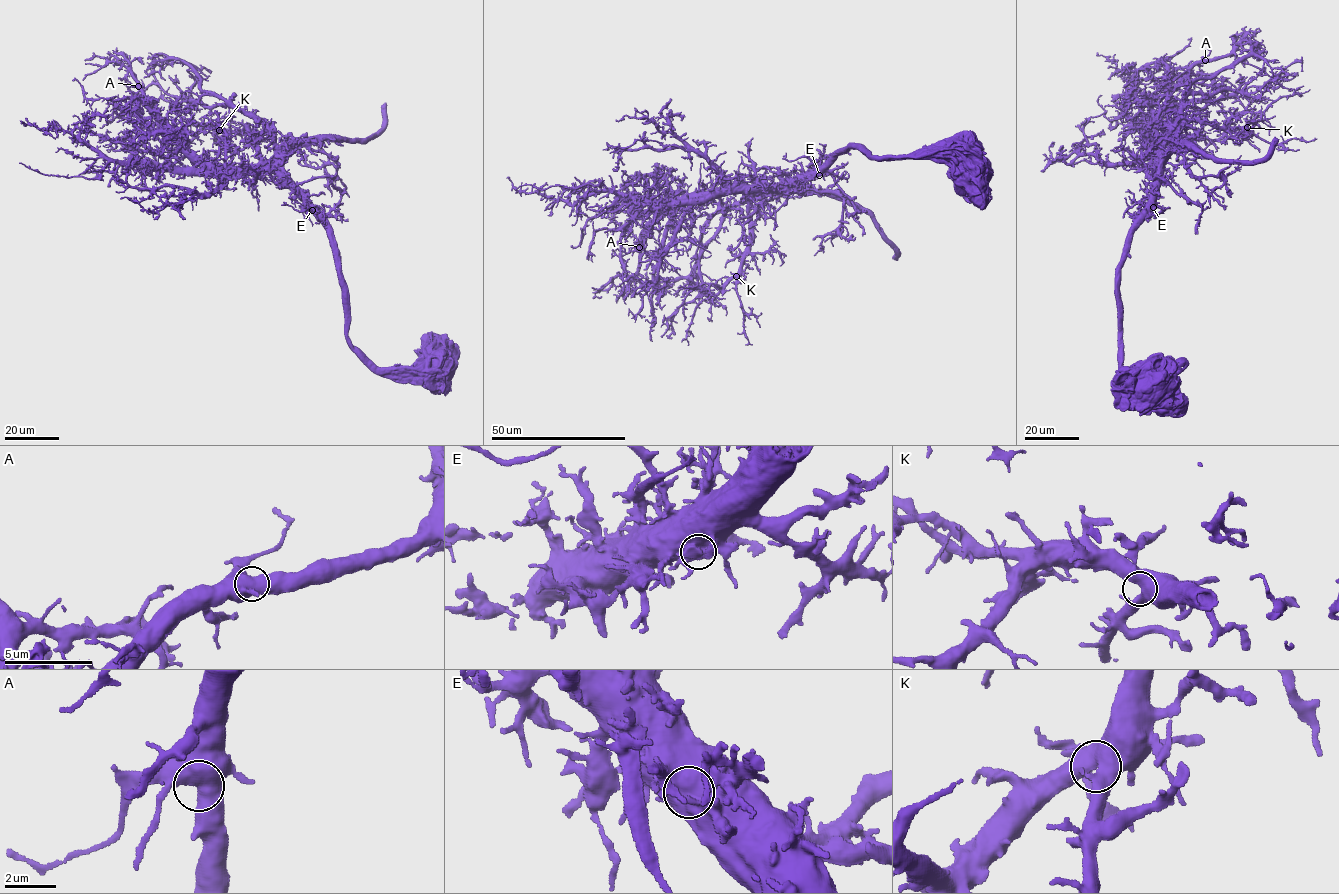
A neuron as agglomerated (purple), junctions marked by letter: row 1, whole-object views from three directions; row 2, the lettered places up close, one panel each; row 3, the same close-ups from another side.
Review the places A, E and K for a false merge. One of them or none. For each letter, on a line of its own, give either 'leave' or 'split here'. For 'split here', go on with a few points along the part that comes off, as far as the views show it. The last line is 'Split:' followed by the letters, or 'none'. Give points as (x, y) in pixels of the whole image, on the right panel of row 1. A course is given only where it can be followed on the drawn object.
A: leave
E: leave
K: leave
Split: none

